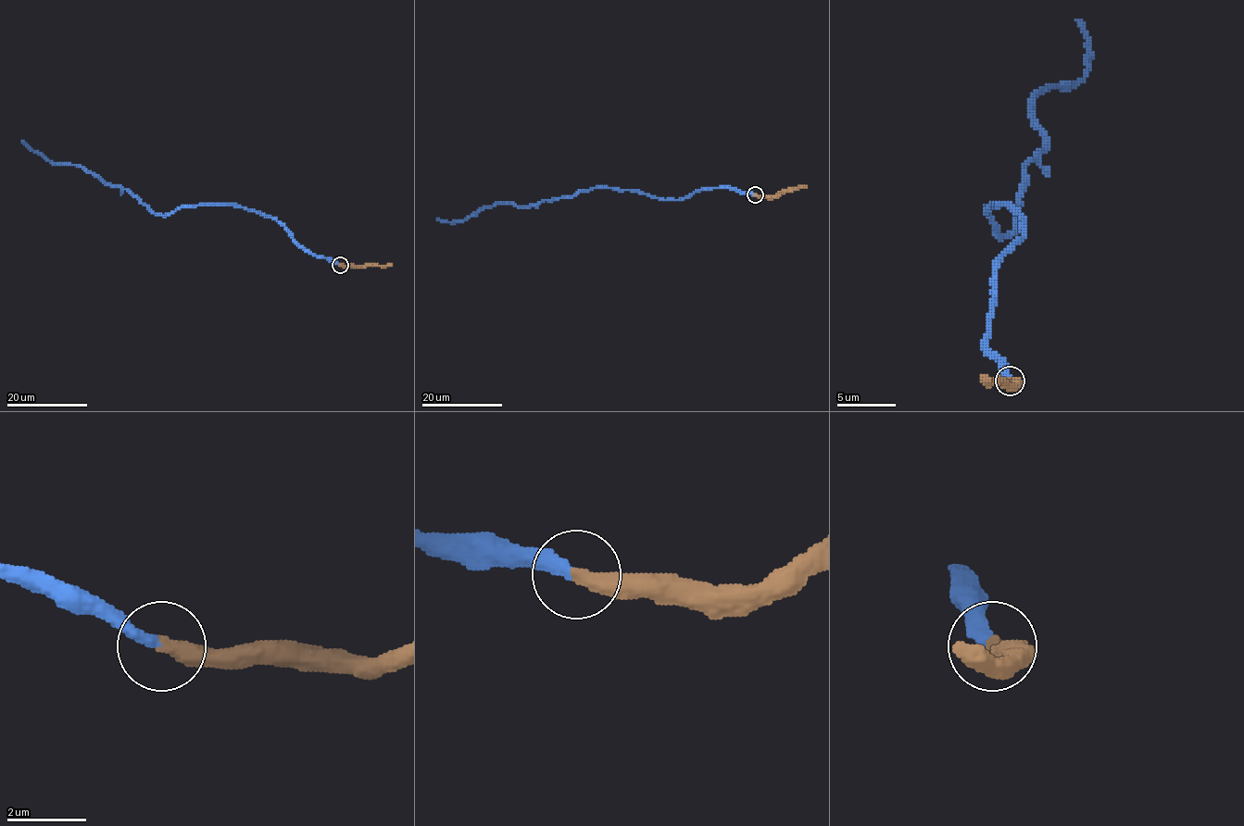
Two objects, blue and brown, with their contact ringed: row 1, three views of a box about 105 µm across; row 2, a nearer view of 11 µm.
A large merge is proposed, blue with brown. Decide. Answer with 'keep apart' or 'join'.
keep apart

